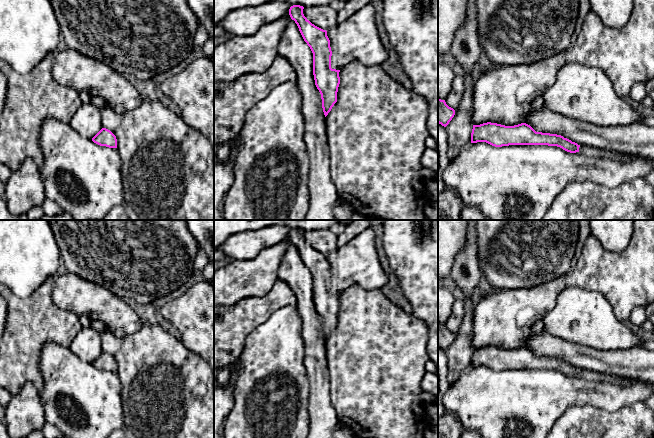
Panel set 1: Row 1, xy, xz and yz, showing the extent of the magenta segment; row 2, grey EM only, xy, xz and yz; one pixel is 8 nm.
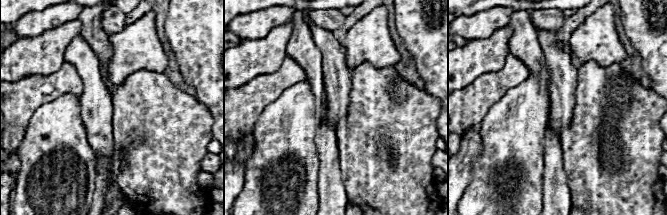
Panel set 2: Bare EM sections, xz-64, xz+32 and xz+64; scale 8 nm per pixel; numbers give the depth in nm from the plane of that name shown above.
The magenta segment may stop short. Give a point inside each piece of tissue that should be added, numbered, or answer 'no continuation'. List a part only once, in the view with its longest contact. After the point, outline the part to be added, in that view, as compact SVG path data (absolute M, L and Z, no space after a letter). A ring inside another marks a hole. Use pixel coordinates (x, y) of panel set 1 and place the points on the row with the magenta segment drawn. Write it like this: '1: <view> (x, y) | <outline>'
1: yz (608, 154) | M580 146L579 153L591 156L599 156L607 159L623 160L625 158L624 153L618 153L610 150L592 149L587 146Z

